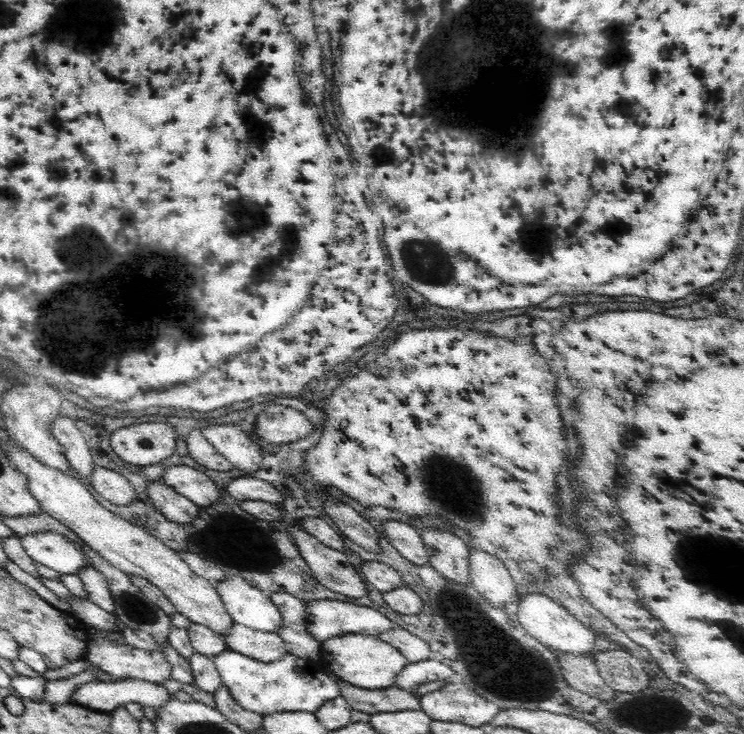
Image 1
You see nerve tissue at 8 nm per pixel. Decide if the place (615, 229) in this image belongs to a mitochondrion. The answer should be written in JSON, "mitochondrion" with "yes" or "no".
{"mitochondrion":"no"}

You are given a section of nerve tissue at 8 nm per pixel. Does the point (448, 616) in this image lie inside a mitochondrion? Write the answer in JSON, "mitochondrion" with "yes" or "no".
{"mitochondrion":"yes"}

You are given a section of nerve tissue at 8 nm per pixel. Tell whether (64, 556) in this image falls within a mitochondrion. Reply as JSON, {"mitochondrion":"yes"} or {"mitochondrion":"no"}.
{"mitochondrion":"no"}

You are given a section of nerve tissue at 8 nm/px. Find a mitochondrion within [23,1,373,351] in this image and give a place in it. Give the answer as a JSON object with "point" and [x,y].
{"point":[64,244]}

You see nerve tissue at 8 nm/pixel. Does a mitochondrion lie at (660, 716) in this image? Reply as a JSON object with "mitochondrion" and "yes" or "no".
{"mitochondrion":"yes"}

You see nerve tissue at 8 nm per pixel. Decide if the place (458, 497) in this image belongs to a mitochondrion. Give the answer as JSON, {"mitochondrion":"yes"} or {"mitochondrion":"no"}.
{"mitochondrion":"yes"}

